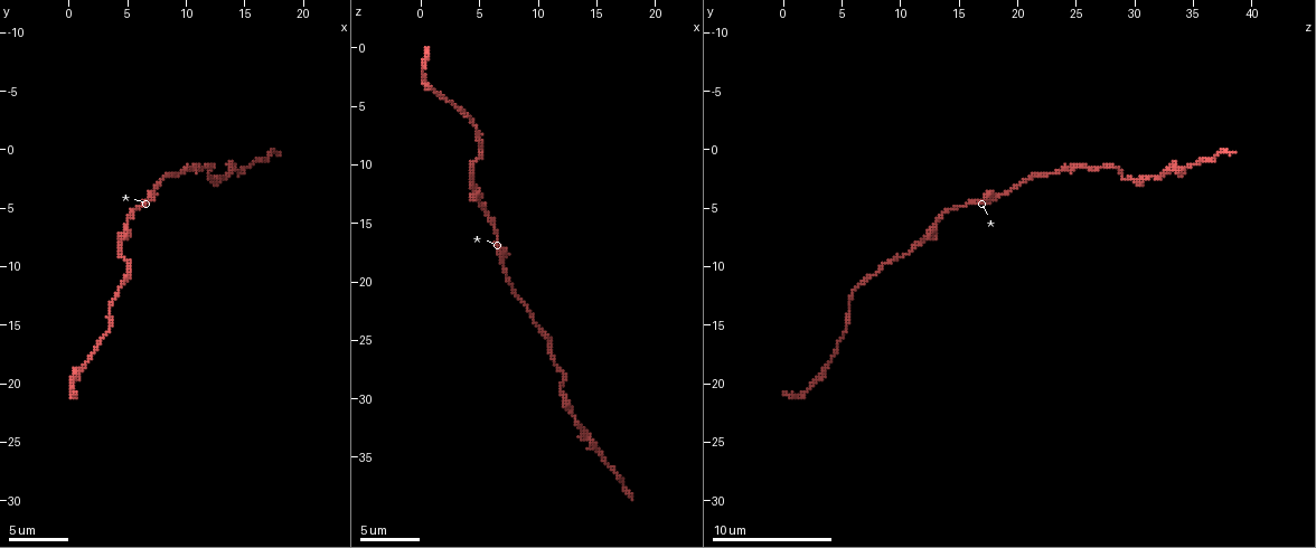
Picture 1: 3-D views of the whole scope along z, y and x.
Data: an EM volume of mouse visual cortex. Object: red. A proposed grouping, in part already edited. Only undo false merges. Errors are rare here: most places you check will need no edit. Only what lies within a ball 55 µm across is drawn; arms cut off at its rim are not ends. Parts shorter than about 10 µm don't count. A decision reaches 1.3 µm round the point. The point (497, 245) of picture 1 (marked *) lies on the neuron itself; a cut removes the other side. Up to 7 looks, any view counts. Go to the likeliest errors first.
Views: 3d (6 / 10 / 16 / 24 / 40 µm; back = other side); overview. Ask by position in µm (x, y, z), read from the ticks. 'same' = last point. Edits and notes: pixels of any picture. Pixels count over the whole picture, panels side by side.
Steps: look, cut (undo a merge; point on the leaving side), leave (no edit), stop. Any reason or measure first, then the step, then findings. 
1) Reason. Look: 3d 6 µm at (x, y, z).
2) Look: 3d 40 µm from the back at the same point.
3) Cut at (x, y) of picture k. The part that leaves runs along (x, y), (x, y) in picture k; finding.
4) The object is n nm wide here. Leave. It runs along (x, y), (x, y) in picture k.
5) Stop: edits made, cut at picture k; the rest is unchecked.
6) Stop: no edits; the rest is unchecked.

Calibre changes. Look: 3d 6 µm at (4.4, 8.0, 12.0).

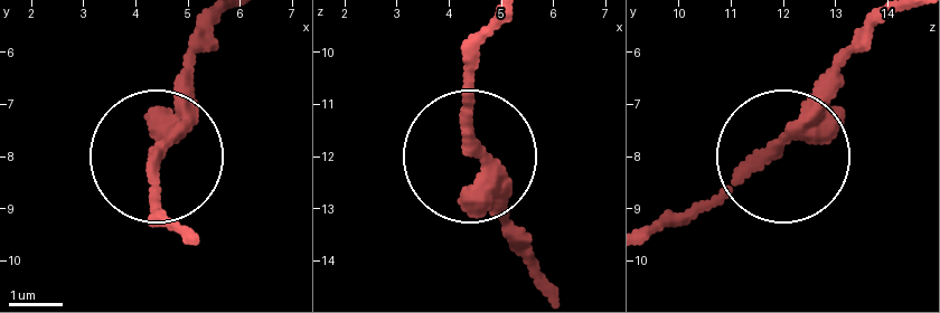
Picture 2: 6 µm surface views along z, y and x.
Leave. It runs along (527, 252), (473, 144), (473, 55) in picture 2; all the same neuron.

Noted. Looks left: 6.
Sudden change in width. Look: 3d 10 µm at (7.0, 4.0, 18.4).

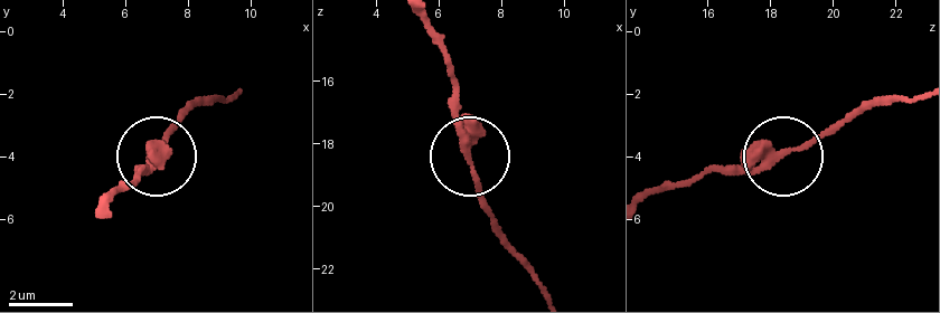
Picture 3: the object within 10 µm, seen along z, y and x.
Leave. One neuron here.

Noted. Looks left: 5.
Calibre changes. Look: 3d 10 µm at (12.0, 2.4, 29.4).

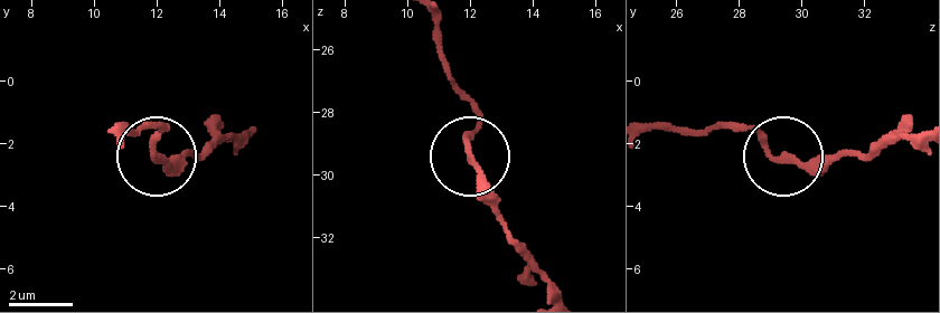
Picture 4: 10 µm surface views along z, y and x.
Look: 3d 10 µm from the back at (12.0, 2.5, 29.4).

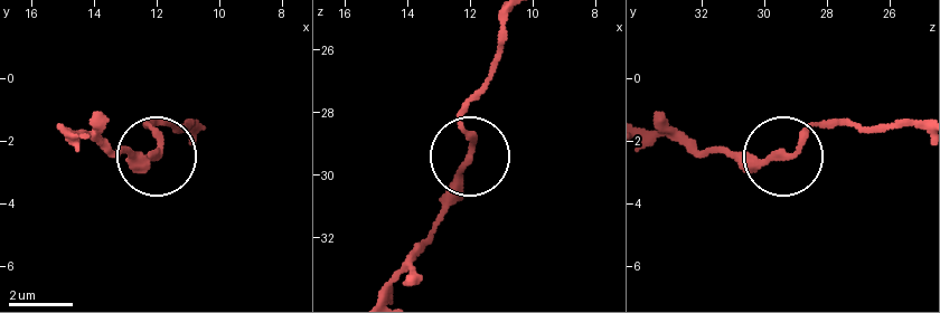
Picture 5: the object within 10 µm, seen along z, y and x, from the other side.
Leave. It runs along (507, 21), (464, 117), (462, 197), (424, 250) in picture 5; one neuron here.

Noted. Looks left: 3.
Calibre changes. Look: 3d 6 µm at (10.2, 1.6, 23.8).

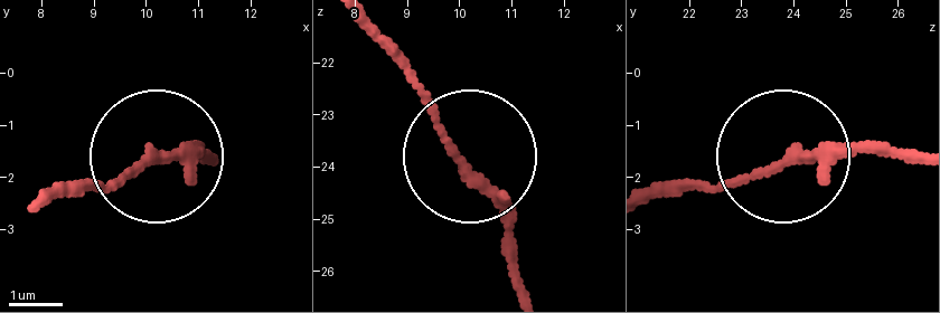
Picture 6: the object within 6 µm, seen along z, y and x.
Look: 3d 6 µm from the back at (10.00, 1.70, 23.85).

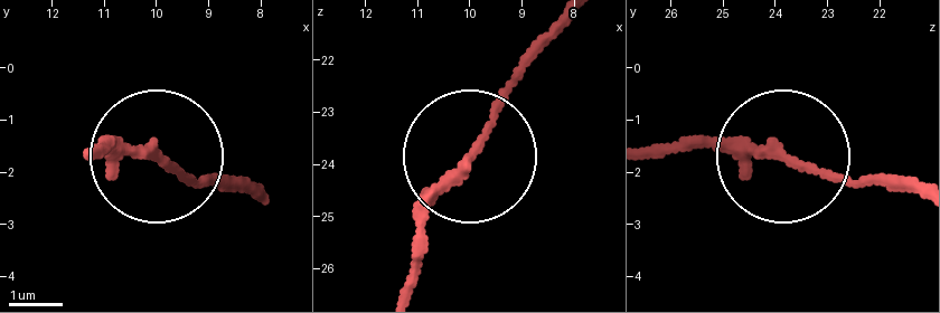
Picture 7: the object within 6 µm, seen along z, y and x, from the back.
Leave. It runs along (919, 197), (732, 148), (656, 148) in picture 7; one neuron here.

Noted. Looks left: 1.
Stop: no edits; the rest is unchecked.

